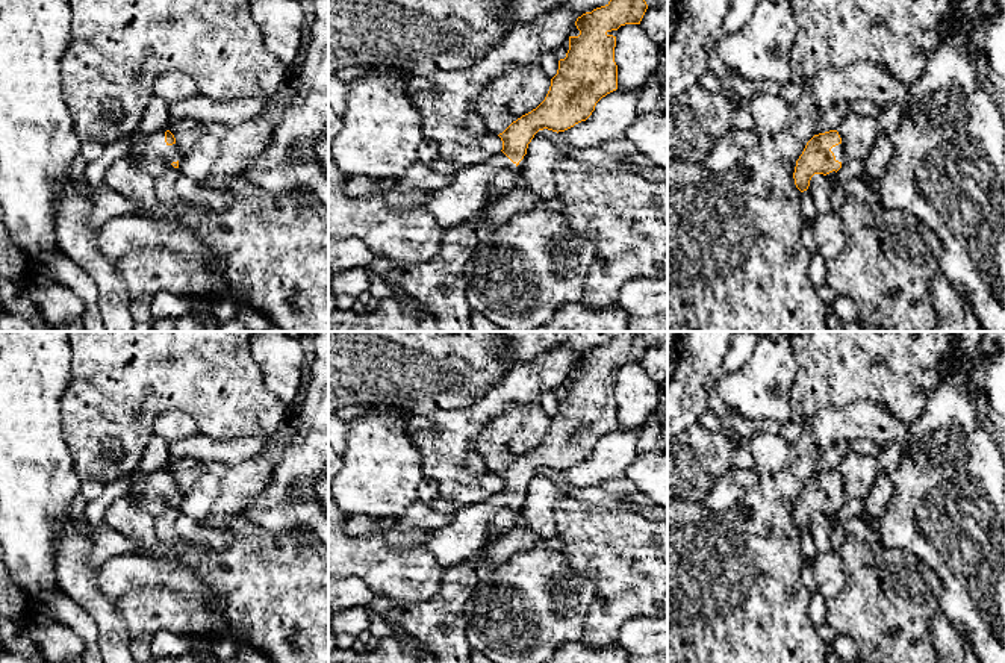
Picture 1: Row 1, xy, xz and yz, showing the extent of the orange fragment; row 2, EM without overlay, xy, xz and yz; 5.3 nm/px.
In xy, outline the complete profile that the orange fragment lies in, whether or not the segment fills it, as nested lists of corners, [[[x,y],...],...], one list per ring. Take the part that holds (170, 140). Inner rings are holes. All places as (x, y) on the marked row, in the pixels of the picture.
[[[166,129],[156,130],[148,136],[135,133],[127,156],[132,156],[139,168],[153,177],[162,176],[170,165],[179,168],[176,138]]]

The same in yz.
[[[837,130],[814,135],[796,160],[793,179],[796,188],[804,192],[814,174],[837,173],[842,168],[843,150]]]

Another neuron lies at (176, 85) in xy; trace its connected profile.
[[[173,70],[160,74],[156,79],[154,94],[171,106],[176,101],[186,100],[189,97],[200,94],[200,91],[189,74],[180,70]]]

